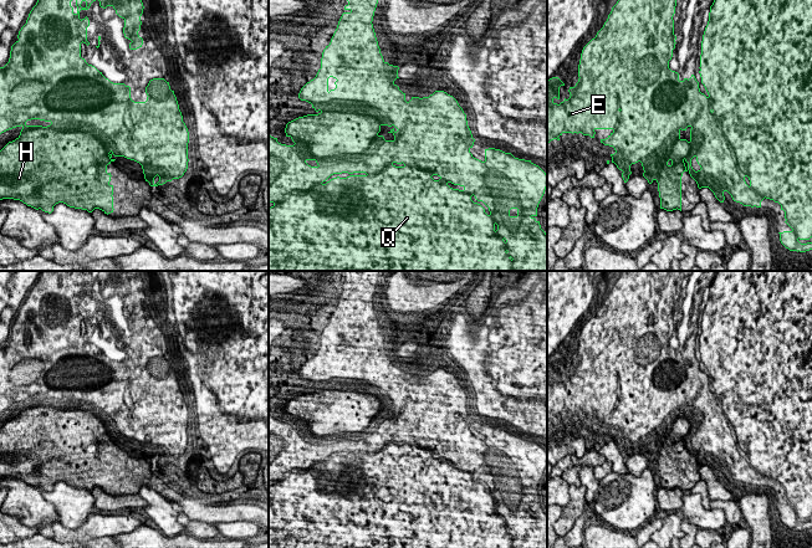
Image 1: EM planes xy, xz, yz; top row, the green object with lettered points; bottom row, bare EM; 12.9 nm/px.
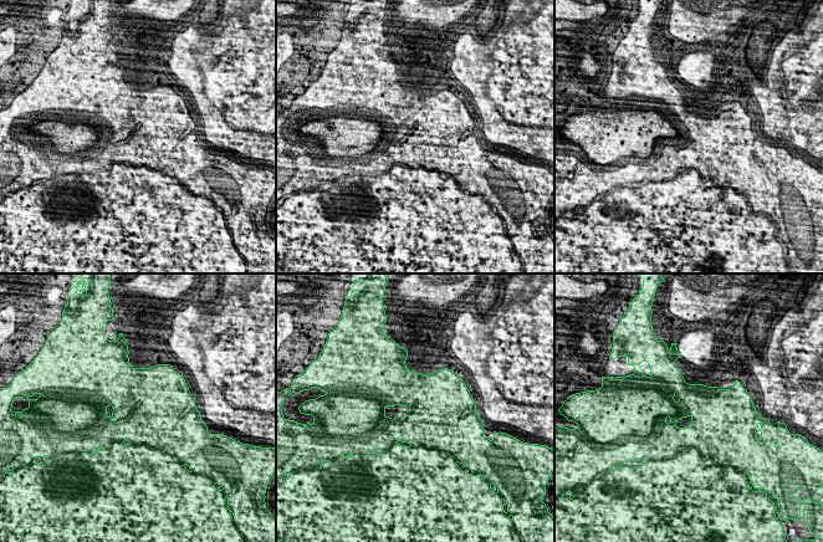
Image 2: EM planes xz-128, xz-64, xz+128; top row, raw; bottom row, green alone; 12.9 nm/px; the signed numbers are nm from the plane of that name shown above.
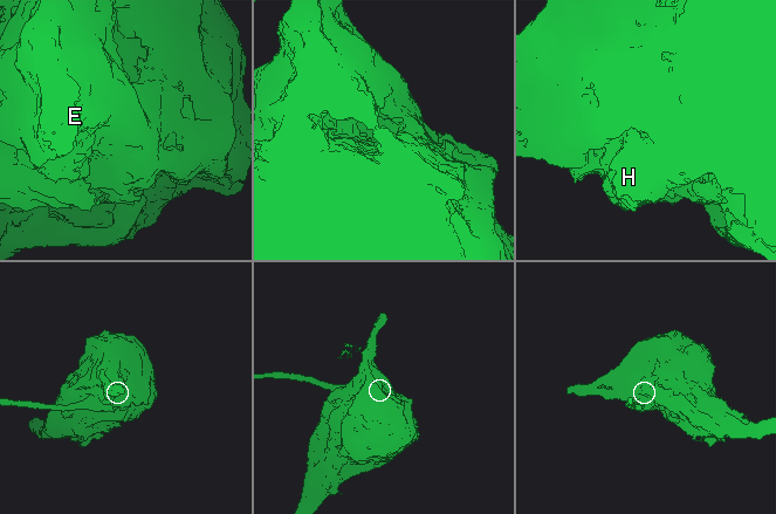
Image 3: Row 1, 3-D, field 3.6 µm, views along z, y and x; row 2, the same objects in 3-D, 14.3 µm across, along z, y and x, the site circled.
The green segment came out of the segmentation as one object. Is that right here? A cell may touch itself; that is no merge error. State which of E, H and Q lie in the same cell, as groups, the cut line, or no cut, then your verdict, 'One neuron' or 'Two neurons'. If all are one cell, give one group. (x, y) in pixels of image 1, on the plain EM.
Groups: E Q / H. Split along xz (384, 390), (361, 431), (315, 435), (291, 415). Two neurons

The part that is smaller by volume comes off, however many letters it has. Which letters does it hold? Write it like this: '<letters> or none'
H

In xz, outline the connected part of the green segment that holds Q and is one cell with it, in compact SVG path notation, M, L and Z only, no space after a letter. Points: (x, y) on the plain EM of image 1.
M348 271L348 282L344 285L344 291L342 292L337 307L331 317L331 321L322 331L321 347L318 348L316 355L307 360L300 369L298 377L306 379L311 383L317 383L322 380L328 380L332 378L339 379L359 379L366 380L369 384L382 389L382 393L378 393L378 399L382 401L378 404L378 411L381 410L382 404L394 405L388 411L394 414L393 419L385 419L383 414L377 413L369 425L362 432L338 432L334 435L316 436L310 431L310 427L306 425L306 421L298 419L297 416L291 415L293 424L286 424L277 420L277 416L270 414L269 409L269 481L274 483L269 486L269 548L547 548L547 512L541 507L540 500L535 496L537 495L538 482L545 472L547 466L547 452L531 439L515 436L511 431L505 431L500 427L489 426L485 427L485 439L481 440L473 435L470 427L474 424L475 418L473 416L471 409L468 404L466 393L463 386L459 384L458 379L448 373L444 369L435 369L429 375L412 375L409 380L405 379L405 372L403 372L399 365L394 362L398 355L398 344L389 343L383 338L376 311L373 307L373 295L378 282L379 271Z

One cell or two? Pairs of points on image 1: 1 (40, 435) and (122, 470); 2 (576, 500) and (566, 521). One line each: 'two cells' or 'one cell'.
1: one cell
2: one cell

